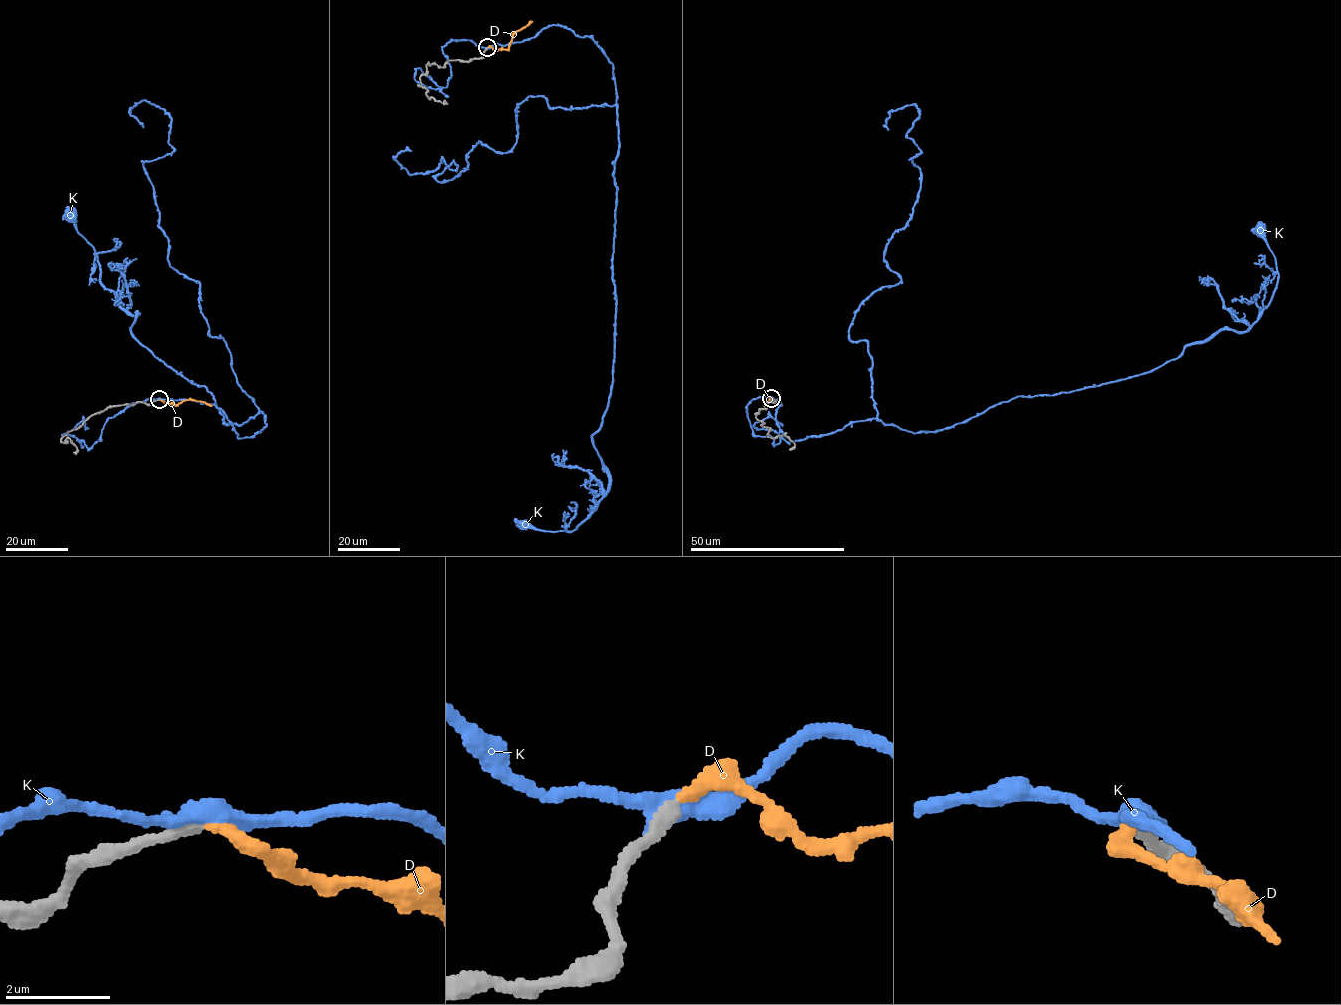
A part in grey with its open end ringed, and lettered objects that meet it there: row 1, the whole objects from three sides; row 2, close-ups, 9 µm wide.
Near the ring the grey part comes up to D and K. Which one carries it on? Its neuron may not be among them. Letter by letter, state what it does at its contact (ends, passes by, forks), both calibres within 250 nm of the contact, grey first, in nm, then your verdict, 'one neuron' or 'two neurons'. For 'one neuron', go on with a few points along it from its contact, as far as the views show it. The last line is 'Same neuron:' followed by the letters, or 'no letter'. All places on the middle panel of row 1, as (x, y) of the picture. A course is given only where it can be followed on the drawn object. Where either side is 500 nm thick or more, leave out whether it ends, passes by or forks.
D: it ends; calibres 200 and 240 nm; one neuron; course (487, 48), (507, 49), (512, 36), (532, 21)
K: it passes by; calibres 240 and 380 nm; two neurons
Same neuron: D

